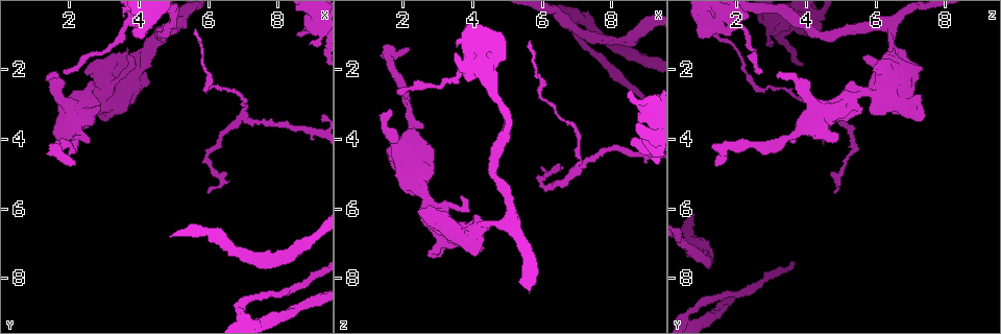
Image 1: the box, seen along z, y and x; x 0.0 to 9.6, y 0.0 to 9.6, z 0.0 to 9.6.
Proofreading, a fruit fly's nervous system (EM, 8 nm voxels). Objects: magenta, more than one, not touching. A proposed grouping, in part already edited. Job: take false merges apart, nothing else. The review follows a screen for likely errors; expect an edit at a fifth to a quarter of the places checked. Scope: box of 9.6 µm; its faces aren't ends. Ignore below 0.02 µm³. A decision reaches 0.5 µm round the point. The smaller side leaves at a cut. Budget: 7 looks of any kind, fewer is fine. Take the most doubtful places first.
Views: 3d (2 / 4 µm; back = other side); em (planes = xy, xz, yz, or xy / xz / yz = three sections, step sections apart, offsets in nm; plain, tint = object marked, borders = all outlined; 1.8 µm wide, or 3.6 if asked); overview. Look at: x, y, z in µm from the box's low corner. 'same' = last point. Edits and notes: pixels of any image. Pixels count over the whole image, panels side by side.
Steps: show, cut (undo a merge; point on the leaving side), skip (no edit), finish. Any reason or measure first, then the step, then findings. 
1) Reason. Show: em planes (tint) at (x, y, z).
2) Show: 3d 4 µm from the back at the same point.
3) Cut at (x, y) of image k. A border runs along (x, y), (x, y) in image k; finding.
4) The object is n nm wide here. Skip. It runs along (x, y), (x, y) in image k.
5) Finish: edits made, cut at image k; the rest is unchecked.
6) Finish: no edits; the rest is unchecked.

Sharp bend. Show: 3d 2 µm at (1.55, 4.25, 1.55).

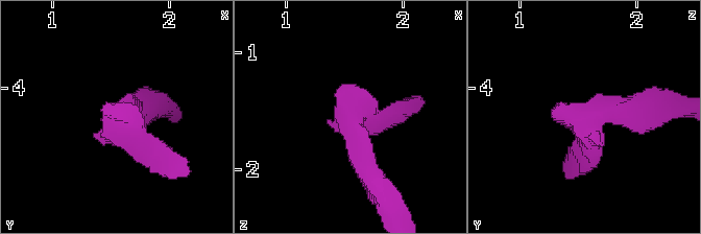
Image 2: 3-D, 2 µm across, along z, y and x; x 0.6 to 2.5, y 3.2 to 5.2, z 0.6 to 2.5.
Shape alone is not enough. Show: em yz step 16 (tint) at (1.56, 4.28, 1.58).

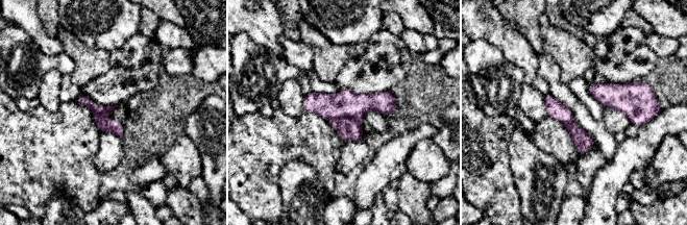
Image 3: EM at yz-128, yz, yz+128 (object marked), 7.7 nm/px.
Cut at (349, 128) of image 3. A second neuron is stuck on.

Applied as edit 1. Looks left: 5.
Redraw. Show: overview.

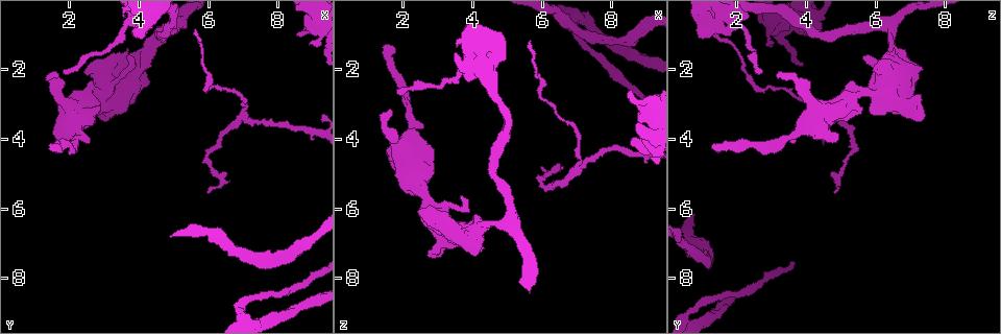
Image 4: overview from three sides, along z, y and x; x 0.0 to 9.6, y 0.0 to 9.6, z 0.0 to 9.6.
Show: em 3.6 µm planes (tint) at (9.00, 0.75, 4.20).

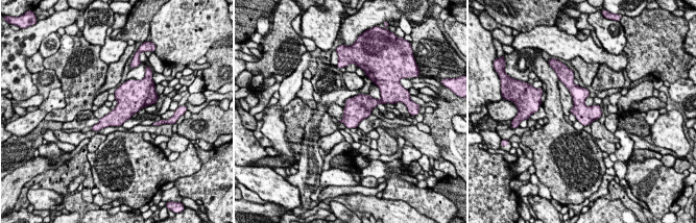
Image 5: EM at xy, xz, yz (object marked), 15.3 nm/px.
Skip. All the same neuron.

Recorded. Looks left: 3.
Calibre changes. Show: em 3.6 µm xz step 8 (tint) at (4.10, 1.80, 6.65).

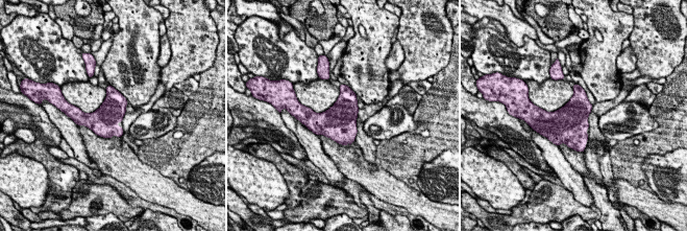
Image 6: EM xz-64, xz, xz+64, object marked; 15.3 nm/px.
The object is 460 nm wide here. Skip. One neuron here.

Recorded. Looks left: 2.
Finish: edits made, cut at image 3; the rest is unchecked.

